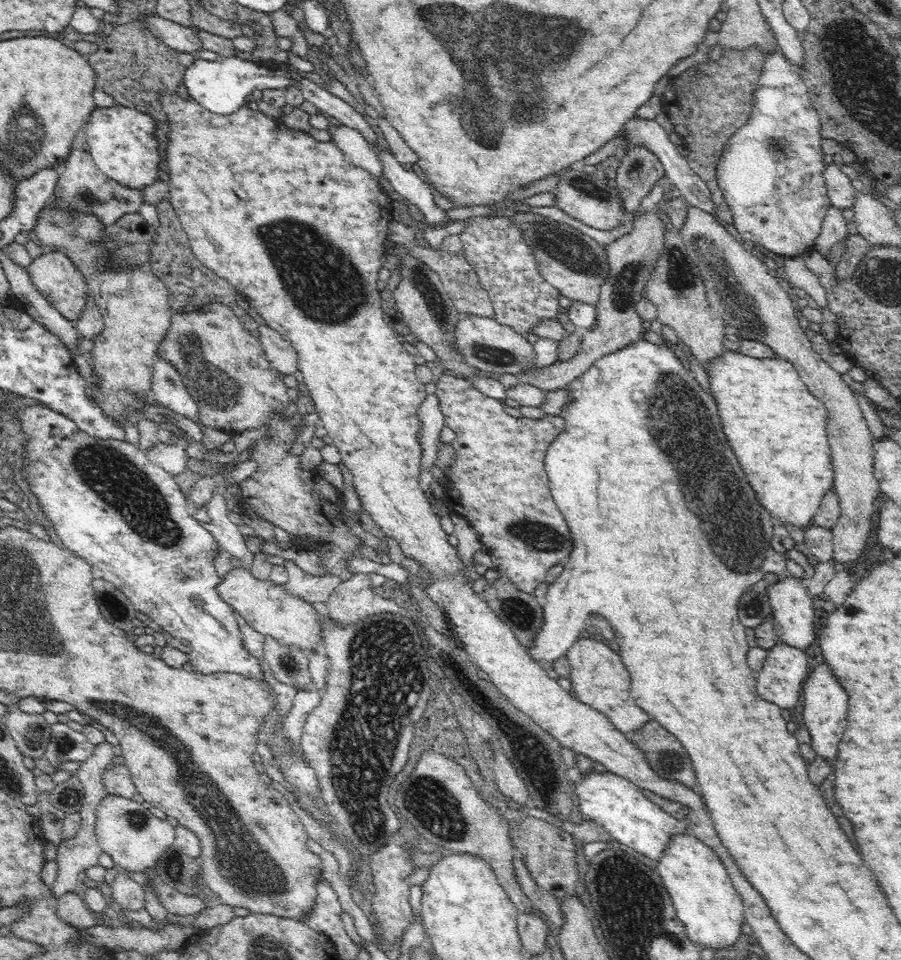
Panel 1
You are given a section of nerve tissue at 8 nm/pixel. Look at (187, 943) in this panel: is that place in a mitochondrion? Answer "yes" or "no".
no

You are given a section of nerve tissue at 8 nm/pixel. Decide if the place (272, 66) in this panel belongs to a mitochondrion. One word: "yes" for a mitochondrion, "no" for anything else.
no

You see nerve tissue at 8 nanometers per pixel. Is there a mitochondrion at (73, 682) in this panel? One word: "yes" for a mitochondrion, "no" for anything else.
no

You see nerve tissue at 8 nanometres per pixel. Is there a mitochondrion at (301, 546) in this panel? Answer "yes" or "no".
no

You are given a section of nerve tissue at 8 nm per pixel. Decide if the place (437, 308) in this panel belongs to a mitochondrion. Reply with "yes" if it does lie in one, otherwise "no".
yes

